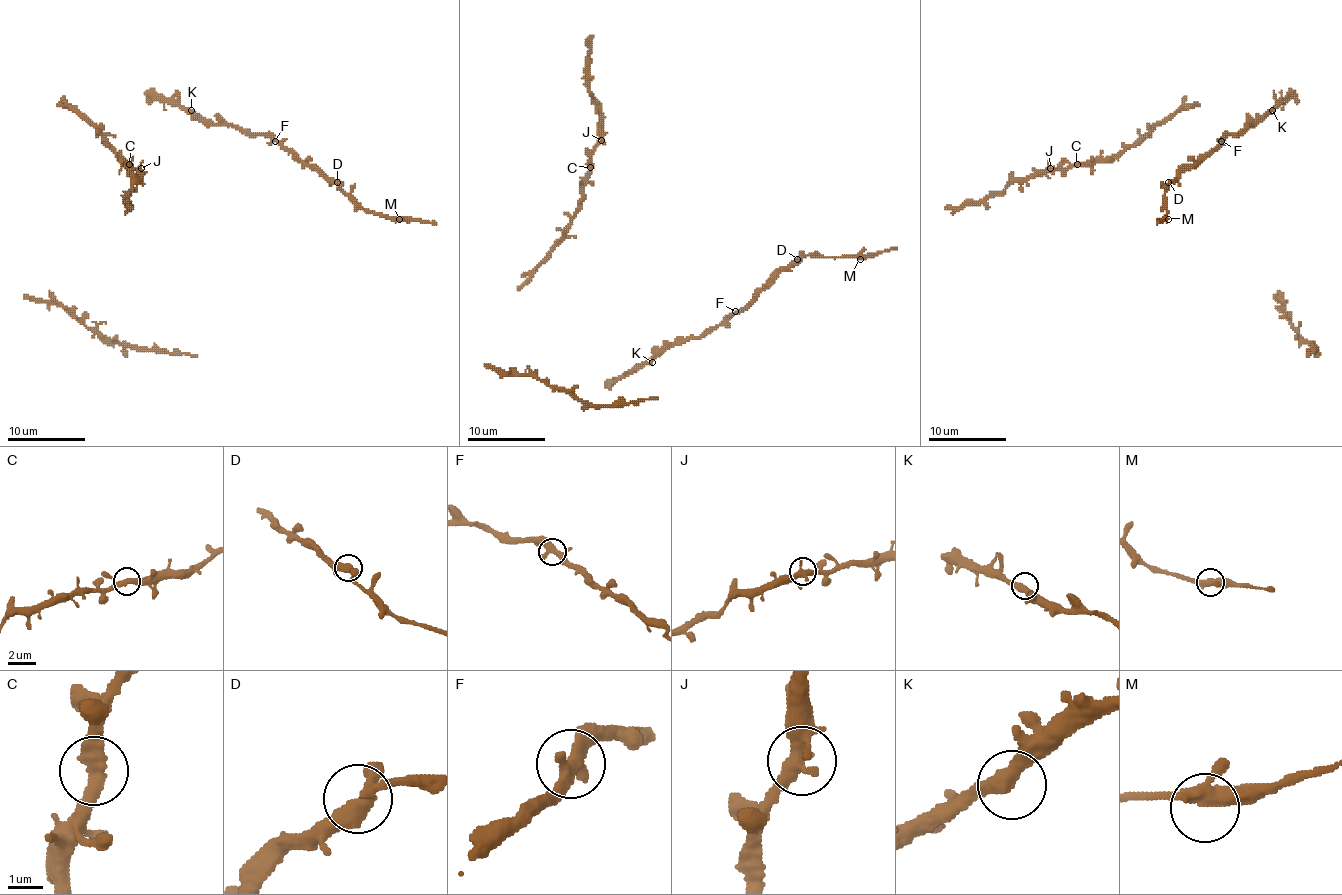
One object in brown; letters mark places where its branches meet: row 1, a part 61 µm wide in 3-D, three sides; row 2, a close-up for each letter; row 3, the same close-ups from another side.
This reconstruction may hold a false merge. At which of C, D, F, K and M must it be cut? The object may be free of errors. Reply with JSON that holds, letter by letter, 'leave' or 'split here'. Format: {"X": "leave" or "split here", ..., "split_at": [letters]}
{"C": "leave", "D": "leave", "F": "leave", "K": "leave", "M": "leave", "split_at": []}

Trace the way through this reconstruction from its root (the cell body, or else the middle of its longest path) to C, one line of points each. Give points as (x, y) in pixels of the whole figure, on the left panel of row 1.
C: (67, 104), (129, 164)

